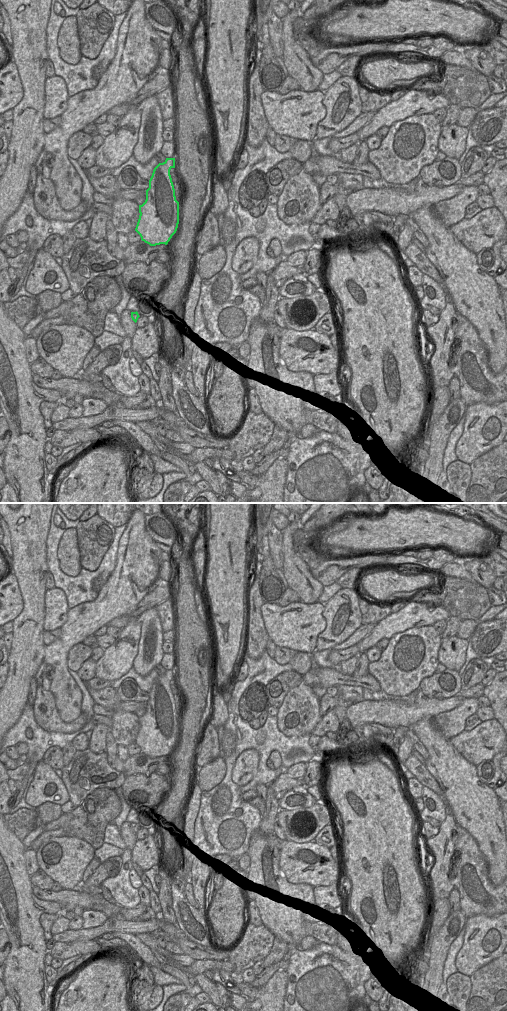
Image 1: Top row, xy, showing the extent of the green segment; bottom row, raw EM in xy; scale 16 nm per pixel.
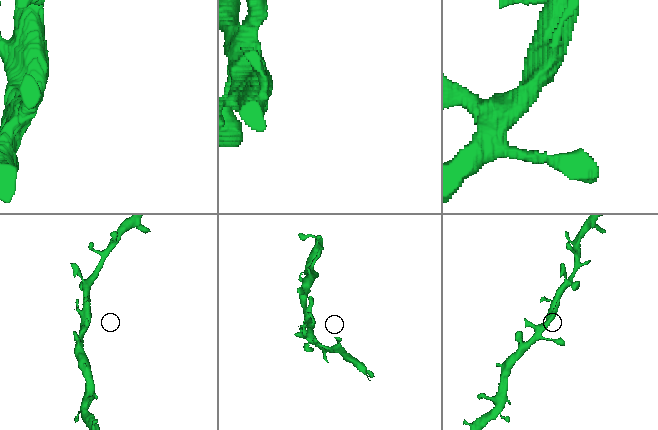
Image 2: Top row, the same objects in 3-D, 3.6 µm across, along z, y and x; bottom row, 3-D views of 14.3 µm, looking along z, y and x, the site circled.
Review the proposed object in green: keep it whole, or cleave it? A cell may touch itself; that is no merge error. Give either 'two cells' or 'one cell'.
one cell

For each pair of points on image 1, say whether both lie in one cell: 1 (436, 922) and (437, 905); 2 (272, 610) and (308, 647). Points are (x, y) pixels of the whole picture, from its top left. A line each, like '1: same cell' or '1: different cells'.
1: same cell
2: same cell

